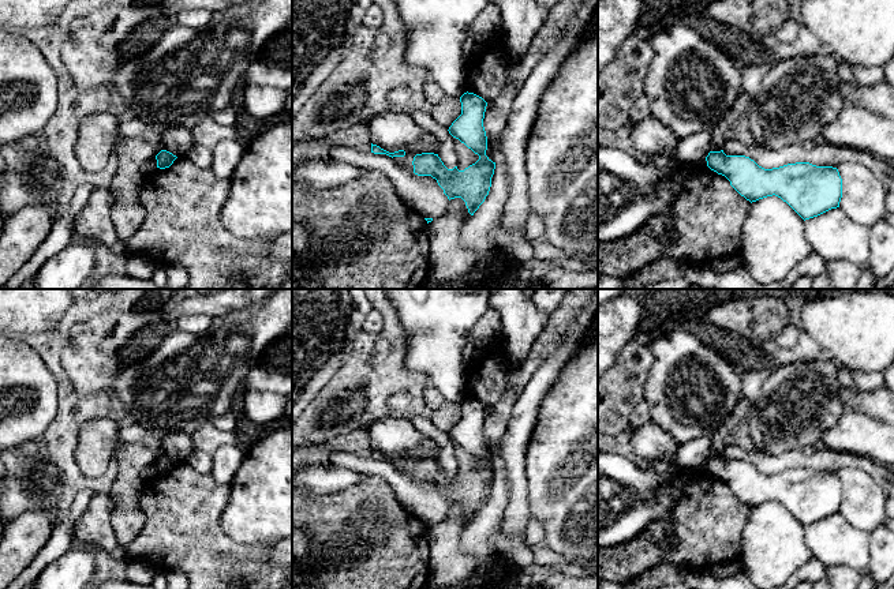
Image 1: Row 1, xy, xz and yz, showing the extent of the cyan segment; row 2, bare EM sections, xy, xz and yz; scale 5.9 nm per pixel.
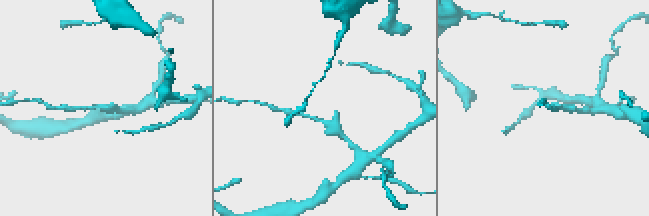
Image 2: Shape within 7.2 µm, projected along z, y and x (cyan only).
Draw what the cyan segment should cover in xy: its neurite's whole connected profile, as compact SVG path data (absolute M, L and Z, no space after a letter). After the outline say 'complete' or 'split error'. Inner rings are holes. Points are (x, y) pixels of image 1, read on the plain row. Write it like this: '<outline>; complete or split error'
M161 455L161 457L156 461L157 473L160 473L160 474L169 473L176 464L177 464L177 462L173 461L172 458L169 458L169 457L167 457L167 455Z; complete

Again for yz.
M723 455L710 457L706 466L751 509L775 500L804 526L839 513L842 484L837 473L796 468L764 474L749 462L726 461Z; complete

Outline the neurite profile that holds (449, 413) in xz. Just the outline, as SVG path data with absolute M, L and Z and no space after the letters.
M446 401L438 410L434 410L431 420L438 429L449 435L452 428L461 420L461 408L459 404Z

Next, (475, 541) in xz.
M495 468L489 500L461 533L460 540L460 551L474 559L476 571L489 571L487 559L498 549L490 537L502 522L508 502L506 472Z

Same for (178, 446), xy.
M171 432L162 438L165 455L176 462L186 461L195 450L192 436L184 432Z

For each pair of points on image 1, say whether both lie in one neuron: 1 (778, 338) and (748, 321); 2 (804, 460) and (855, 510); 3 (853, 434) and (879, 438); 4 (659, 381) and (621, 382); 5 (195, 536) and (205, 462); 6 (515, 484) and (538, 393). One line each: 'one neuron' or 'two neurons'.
1: two neurons
2: two neurons
3: one neuron
4: two neurons
5: two neurons
6: one neuron

